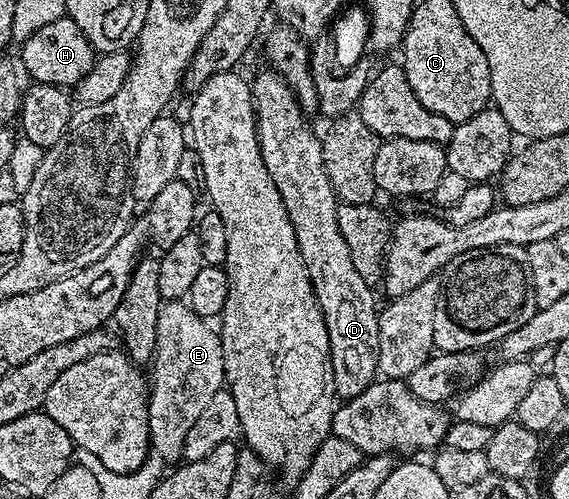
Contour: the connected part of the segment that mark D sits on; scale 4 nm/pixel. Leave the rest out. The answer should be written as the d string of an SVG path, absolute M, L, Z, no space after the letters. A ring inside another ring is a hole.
M264 68L254 79L250 79L251 99L255 105L255 127L259 137L261 156L265 160L265 168L269 168L269 176L273 176L273 184L277 184L277 192L281 192L281 200L293 224L297 236L297 248L301 252L301 260L309 272L309 280L313 284L313 292L319 301L331 344L331 367L335 380L335 392L340 399L348 400L365 392L379 374L379 310L375 306L375 298L371 295L372 287L361 280L361 272L353 268L353 256L349 256L349 244L345 244L345 236L341 236L341 228L337 224L337 212L340 203L337 201L333 184L326 174L325 162L322 159L322 144L318 133L311 131L307 123L308 115L295 97L294 92L285 83L281 75L271 68Z

